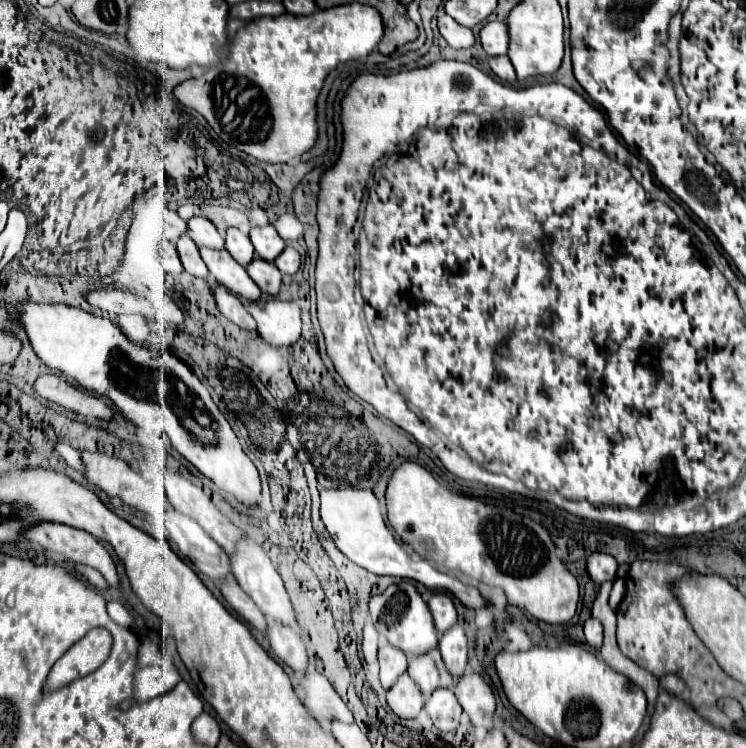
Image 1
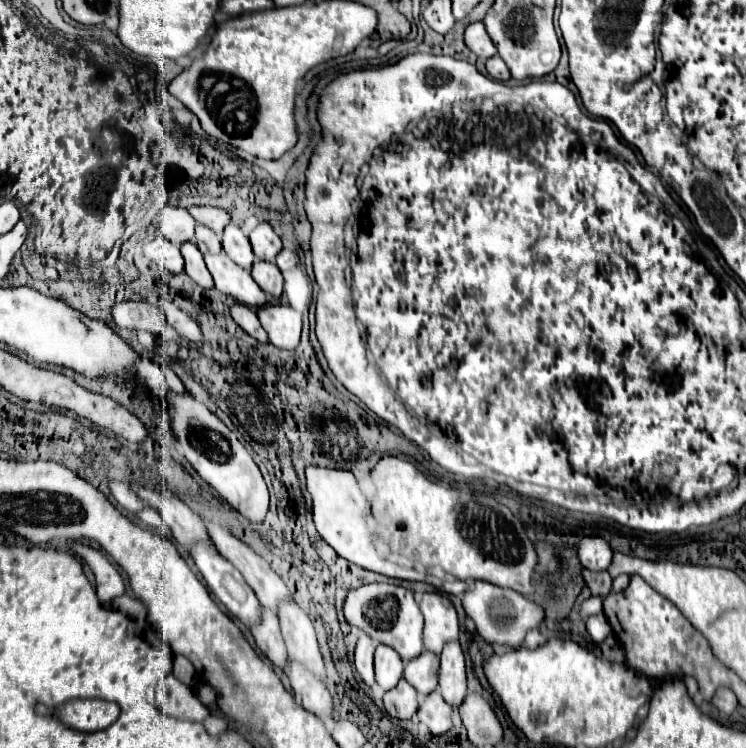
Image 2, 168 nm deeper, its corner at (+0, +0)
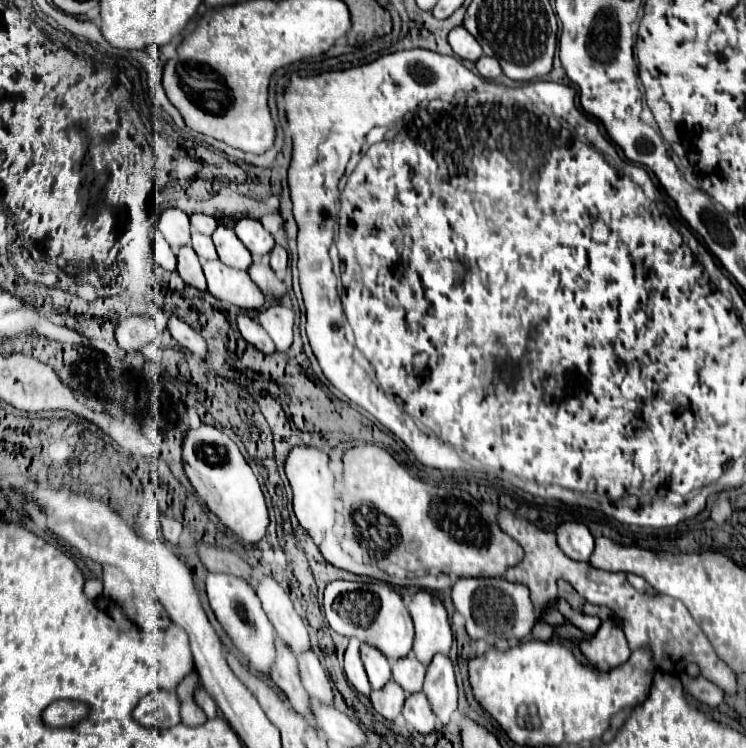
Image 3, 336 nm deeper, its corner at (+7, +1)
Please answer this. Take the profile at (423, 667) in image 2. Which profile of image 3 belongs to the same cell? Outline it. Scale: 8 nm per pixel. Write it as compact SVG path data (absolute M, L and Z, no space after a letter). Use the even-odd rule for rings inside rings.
M407 655L393 665L393 681L397 681L407 693L417 693L423 689L425 667L415 655Z

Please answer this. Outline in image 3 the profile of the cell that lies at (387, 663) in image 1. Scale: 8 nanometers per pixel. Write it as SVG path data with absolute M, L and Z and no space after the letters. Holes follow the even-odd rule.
M363 643L361 645L361 661L365 665L365 671L367 671L367 677L369 677L369 683L373 689L381 689L391 679L389 661L377 647Z

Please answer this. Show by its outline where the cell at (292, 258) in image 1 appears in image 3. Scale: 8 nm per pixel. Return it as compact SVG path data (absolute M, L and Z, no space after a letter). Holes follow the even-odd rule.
M275 245L273 251L271 251L271 267L273 267L273 271L277 275L283 275L285 269L287 269L287 263L289 263L287 251L281 245Z

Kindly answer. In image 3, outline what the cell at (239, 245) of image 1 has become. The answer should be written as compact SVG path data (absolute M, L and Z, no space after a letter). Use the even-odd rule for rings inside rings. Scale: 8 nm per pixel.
M219 225L213 233L213 243L217 247L219 259L225 265L235 267L235 269L247 269L251 265L251 253L245 251L245 245L237 239L233 229Z

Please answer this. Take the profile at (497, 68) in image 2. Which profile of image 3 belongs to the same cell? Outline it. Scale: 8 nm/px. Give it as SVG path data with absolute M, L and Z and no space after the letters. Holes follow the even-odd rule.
M487 55L479 57L479 61L477 61L477 71L479 71L481 77L485 77L485 79L497 79L497 77L503 73L501 67L499 67L499 61L493 59L493 57L487 57Z

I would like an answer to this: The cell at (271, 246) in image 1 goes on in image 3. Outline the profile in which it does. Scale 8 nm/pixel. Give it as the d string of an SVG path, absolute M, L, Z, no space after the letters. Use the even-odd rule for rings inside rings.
M241 217L235 223L235 233L241 243L251 251L251 255L267 255L275 245L271 233L265 231L261 221L253 217Z

